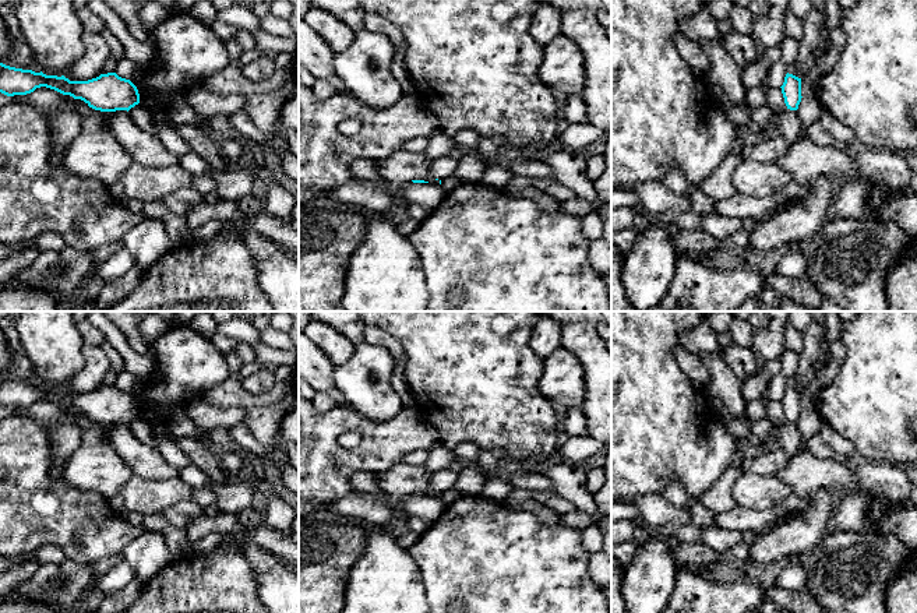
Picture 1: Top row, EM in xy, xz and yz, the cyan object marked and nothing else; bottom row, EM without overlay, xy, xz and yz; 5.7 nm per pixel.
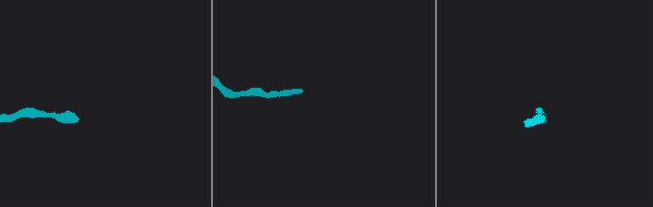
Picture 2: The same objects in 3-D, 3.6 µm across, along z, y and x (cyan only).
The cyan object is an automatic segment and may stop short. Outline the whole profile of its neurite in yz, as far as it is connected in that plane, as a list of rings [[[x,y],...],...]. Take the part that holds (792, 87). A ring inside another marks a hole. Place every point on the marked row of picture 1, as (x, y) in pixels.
[[[786,74],[784,82],[780,87],[787,109],[797,110],[801,102],[801,78]]]

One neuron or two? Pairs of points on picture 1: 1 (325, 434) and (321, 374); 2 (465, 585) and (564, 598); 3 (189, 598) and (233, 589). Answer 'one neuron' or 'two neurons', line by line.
1: two neurons
2: one neuron
3: one neuron

